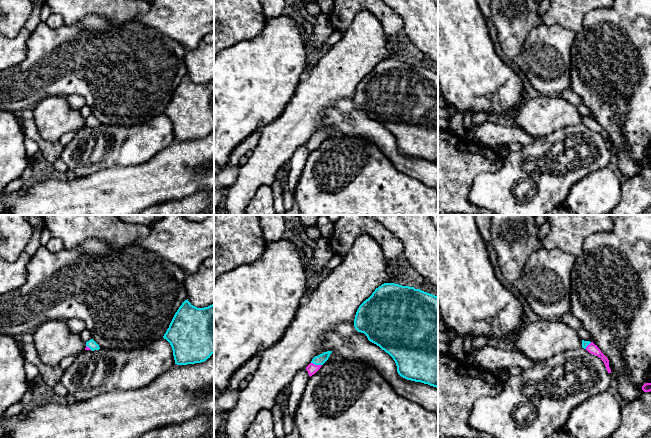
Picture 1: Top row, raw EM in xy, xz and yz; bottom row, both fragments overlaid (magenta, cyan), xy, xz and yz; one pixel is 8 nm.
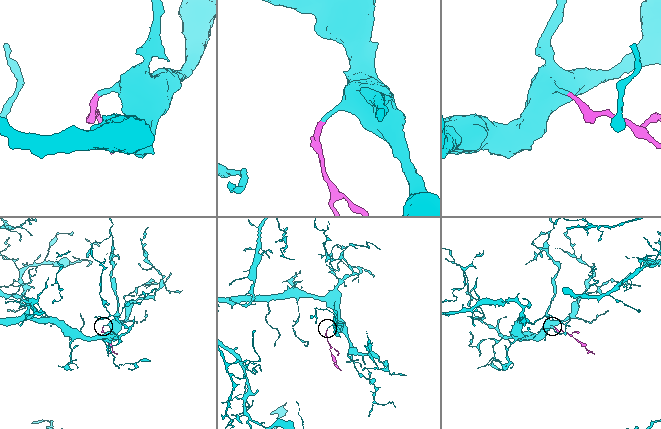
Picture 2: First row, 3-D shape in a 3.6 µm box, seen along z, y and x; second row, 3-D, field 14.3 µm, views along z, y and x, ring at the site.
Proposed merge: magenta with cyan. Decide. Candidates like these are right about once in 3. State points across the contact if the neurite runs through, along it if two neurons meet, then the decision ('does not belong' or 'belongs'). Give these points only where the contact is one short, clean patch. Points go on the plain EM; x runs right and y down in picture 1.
way xz (311, 144), (316, 141), (322, 134); belongs

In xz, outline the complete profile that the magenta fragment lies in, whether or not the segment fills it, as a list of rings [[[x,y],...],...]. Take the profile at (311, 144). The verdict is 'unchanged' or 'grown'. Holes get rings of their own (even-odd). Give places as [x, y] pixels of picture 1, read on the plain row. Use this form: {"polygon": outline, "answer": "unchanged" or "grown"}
{"polygon": [[[327,127],[318,132],[315,132],[312,135],[311,139],[306,143],[310,153],[321,144],[321,142],[328,136],[331,129],[332,127]]], "answer": "grown"}

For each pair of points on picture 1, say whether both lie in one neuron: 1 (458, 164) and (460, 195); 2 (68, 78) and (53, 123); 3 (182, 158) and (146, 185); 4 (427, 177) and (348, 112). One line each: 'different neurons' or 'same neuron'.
1: same neuron
2: different neurons
3: same neuron
4: same neuron

